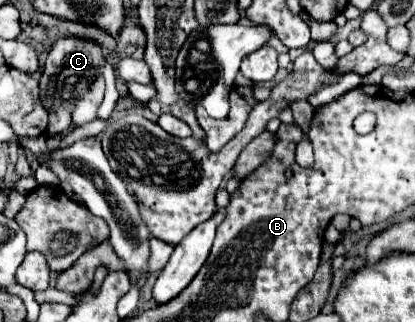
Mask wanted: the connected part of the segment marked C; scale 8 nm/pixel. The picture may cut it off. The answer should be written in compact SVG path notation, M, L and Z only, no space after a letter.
M69 35L69 37L57 39L51 45L45 69L39 77L39 89L41 89L41 95L43 95L43 105L49 111L49 127L47 127L49 137L69 129L71 113L75 109L75 103L89 91L91 83L95 81L95 77L99 73L99 65L103 61L105 61L103 47L93 39Z

